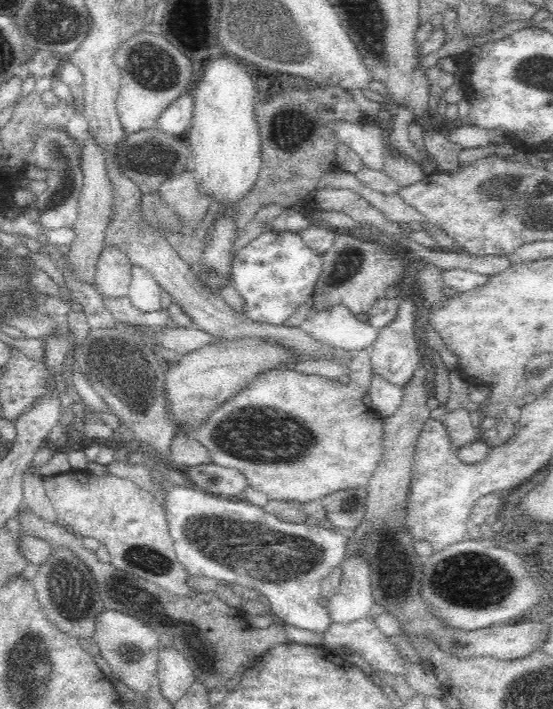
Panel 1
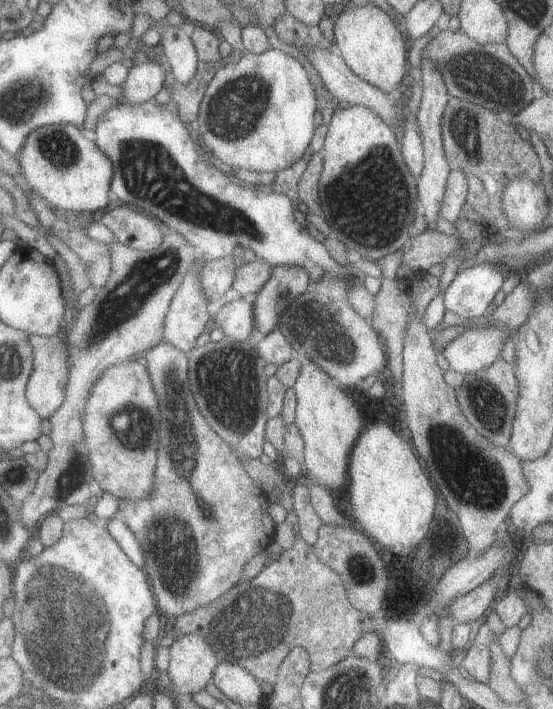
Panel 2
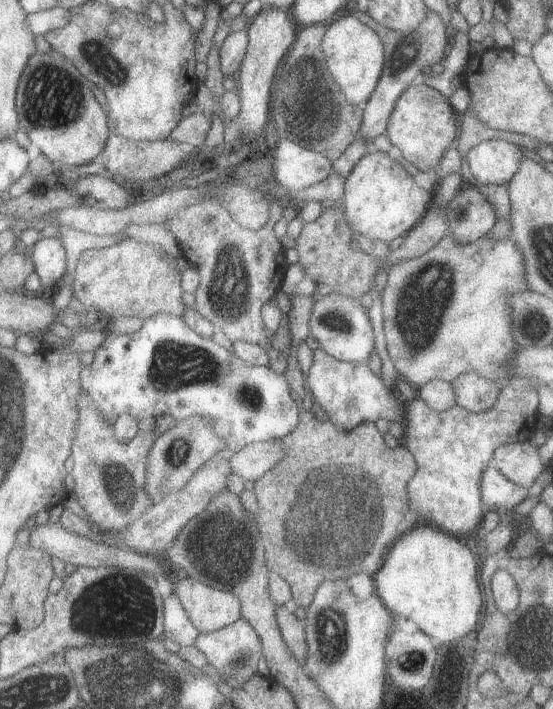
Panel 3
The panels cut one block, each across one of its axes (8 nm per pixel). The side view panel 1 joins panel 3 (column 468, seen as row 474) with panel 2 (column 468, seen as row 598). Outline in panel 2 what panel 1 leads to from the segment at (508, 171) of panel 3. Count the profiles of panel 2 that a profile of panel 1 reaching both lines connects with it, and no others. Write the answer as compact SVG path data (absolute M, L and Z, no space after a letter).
M485 262L455 276L443 296L445 308L465 320L483 320L491 312L489 304L503 282L501 268Z

